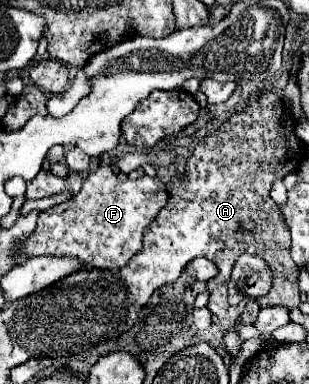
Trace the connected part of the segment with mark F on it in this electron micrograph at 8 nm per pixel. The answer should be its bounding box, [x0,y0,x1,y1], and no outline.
[17,165,167,269]

